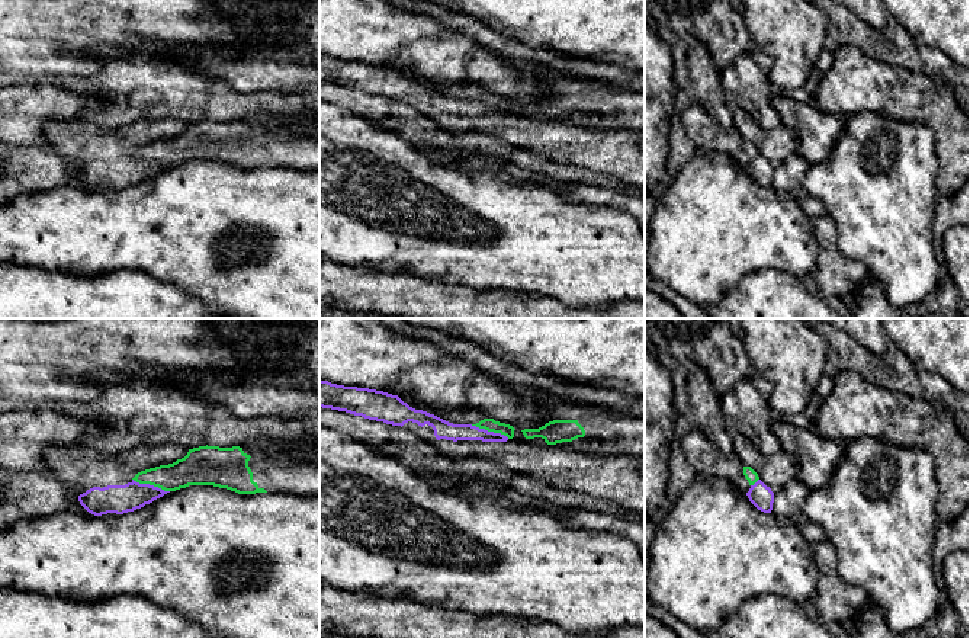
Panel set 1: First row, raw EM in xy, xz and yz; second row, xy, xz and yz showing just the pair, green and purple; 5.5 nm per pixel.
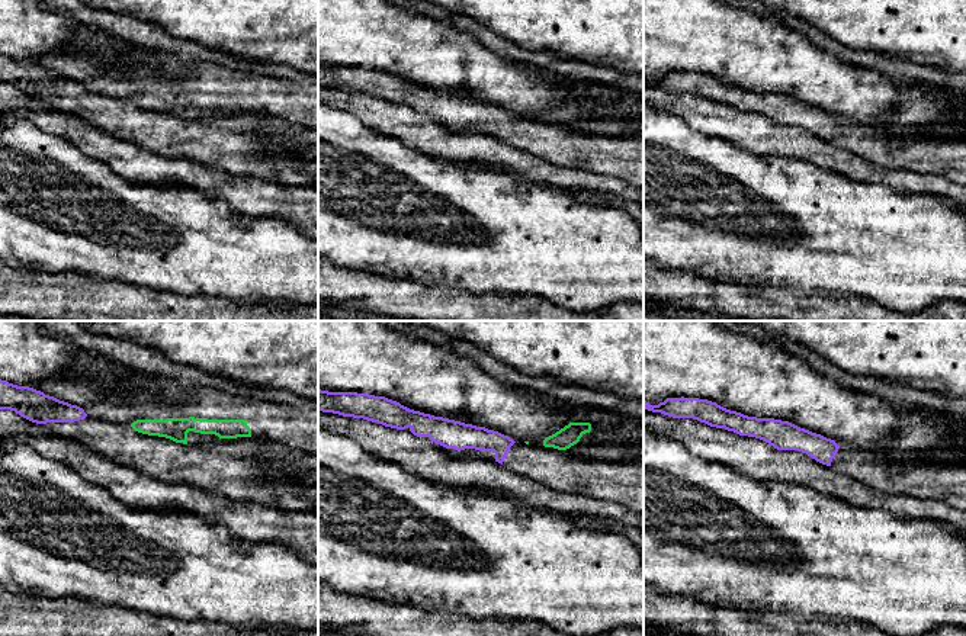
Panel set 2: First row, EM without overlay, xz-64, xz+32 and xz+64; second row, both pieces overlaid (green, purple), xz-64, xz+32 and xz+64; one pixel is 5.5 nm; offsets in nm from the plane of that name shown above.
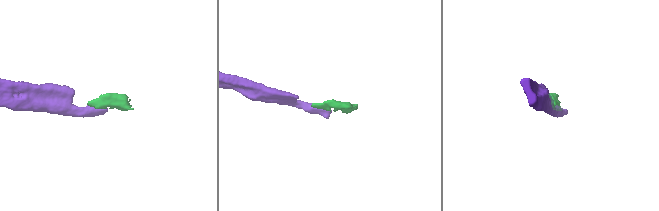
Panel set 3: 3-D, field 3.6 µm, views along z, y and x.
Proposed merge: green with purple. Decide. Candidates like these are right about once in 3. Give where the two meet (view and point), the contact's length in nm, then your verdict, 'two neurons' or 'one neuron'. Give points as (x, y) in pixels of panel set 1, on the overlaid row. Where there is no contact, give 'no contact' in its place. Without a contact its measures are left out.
meets green in xy at (151, 484); contact 220 nm long; two neurons

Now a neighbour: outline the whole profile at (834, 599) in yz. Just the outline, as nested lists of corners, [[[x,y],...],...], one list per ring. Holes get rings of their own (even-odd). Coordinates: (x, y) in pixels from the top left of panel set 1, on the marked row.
[[[828,539],[812,545],[812,555],[818,568],[813,605],[820,621],[836,621],[847,625],[868,599],[867,593],[845,583],[836,573],[836,548]]]

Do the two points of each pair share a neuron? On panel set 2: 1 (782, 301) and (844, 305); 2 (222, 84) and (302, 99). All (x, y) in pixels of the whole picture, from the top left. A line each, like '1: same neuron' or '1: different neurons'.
1: same neuron
2: same neuron

